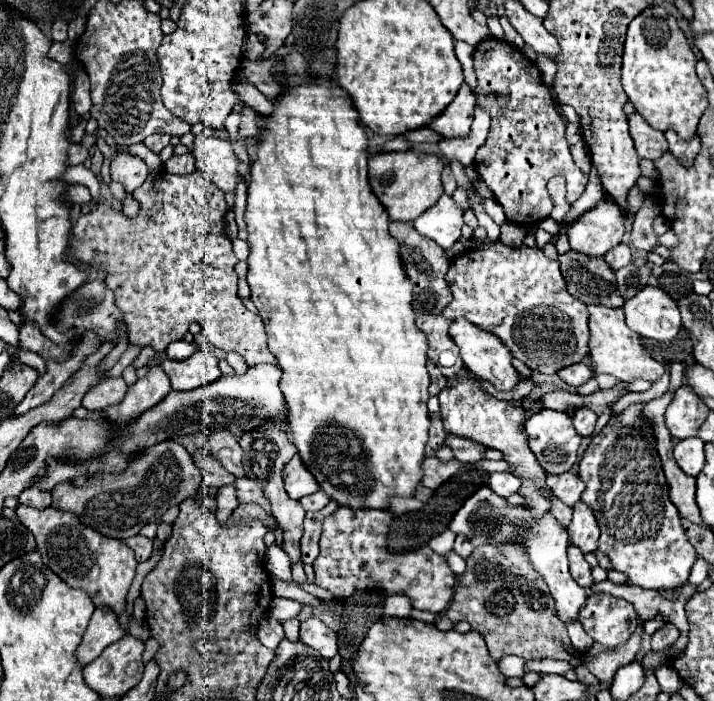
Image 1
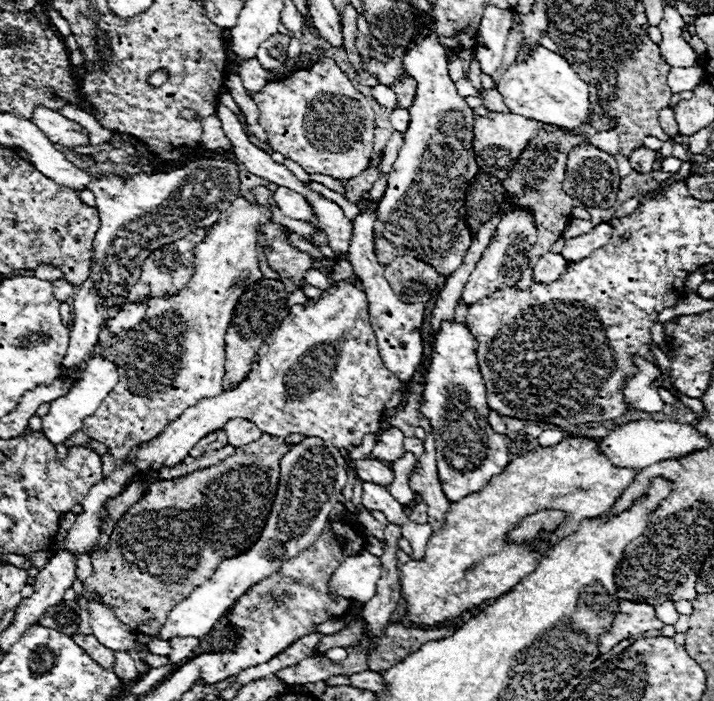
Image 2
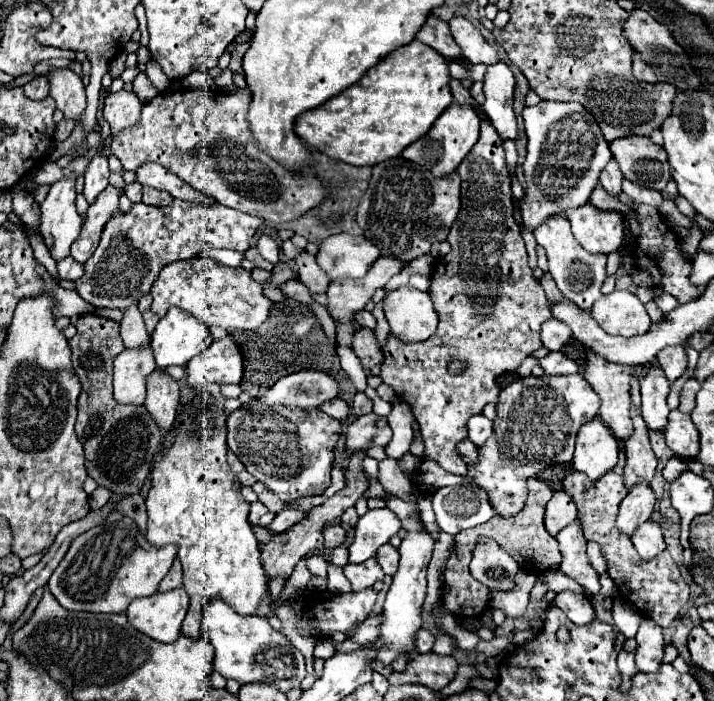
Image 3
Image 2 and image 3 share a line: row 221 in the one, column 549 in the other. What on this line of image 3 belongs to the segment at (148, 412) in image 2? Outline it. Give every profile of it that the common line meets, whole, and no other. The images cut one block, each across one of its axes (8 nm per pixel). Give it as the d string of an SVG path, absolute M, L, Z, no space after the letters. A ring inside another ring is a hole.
M554 216L548 218L536 232L536 242L546 250L548 256L548 268L552 278L558 284L558 290L570 298L572 302L576 302L578 306L582 306L584 310L590 310L592 304L602 296L600 288L606 280L606 256L604 254L590 254L586 252L572 236L570 232L570 222L564 216Z

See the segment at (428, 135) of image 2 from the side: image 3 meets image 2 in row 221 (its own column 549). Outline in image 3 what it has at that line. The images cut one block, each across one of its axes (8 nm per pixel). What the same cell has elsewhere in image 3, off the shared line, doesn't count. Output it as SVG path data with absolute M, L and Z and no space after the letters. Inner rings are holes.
M582 374L516 378L502 390L502 394L496 404L494 432L486 440L486 446L478 450L478 464L468 466L465 478L442 470L436 462L424 460L414 476L422 494L432 494L446 486L467 485L467 480L474 480L488 492L498 514L514 516L526 502L526 480L548 466L570 462L578 428L594 420L600 408L598 394L594 394Z

